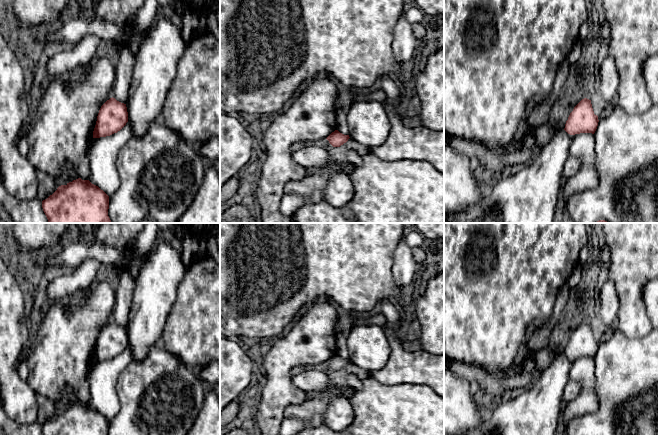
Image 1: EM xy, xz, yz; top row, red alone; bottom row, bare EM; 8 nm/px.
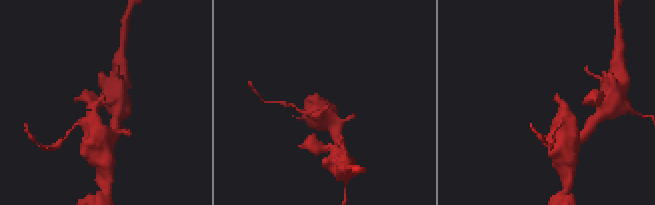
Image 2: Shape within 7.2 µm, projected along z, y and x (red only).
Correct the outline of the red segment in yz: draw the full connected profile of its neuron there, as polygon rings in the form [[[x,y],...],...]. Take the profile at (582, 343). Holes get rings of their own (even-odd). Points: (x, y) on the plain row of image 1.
[[[582,323],[570,337],[564,354],[570,358],[592,357],[598,350],[598,340],[594,338],[591,324]]]

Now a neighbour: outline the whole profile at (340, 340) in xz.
[[[340,333],[335,334],[336,354],[344,359],[349,359],[349,352],[347,350],[347,338]]]

